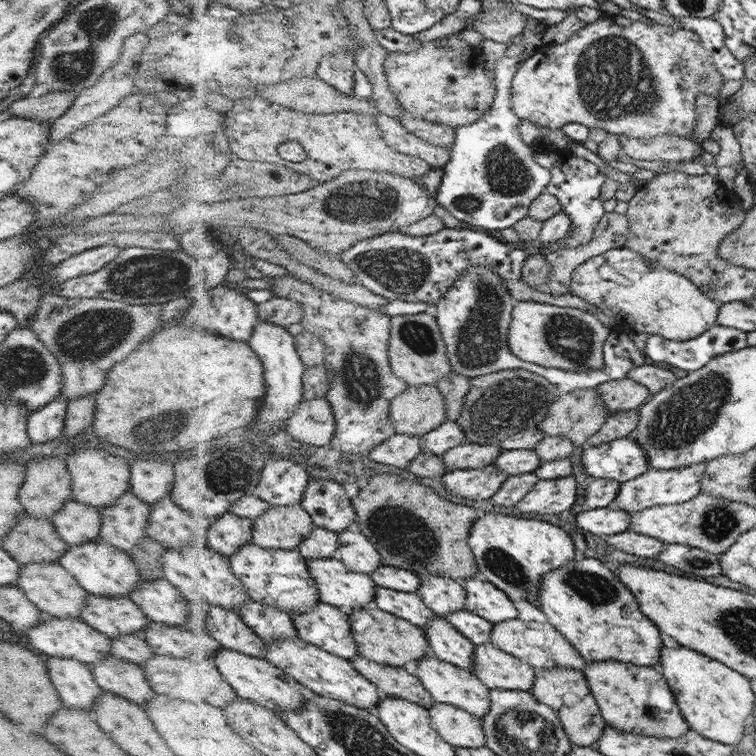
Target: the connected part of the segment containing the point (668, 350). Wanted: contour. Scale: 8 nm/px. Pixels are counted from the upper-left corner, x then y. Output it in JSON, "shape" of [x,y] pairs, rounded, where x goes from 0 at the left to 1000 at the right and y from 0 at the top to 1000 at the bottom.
{"shape":[[[947,429],[915,450],[884,450],[869,442],[858,443],[853,455],[853,468],[869,481],[881,481],[897,489],[919,491],[937,481],[937,478],[946,471],[975,464],[987,458],[985,439]]]}

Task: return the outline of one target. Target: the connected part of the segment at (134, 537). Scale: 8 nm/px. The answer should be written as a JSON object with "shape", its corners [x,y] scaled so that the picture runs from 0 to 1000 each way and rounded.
{"shape":[[[171,646],[167,653],[156,657],[156,661],[131,675],[135,690],[131,708],[132,714],[169,731],[193,709],[190,700],[193,700],[196,687],[198,687],[198,675],[200,668],[185,661]]]}

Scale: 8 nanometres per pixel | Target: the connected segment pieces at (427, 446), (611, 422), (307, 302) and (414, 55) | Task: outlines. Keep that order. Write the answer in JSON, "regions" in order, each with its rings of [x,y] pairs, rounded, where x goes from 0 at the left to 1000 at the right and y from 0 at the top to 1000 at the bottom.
{"regions":[[[[590,556],[583,565],[558,577],[560,598],[587,602],[590,597],[598,595],[614,586],[615,570],[601,556]]],[[[840,541],[823,542],[806,548],[791,571],[778,578],[775,590],[787,591],[811,582],[832,578],[832,574],[843,565],[845,545]]],[[[390,364],[362,366],[357,382],[365,393],[374,392],[393,397],[405,414],[398,427],[402,437],[419,439],[429,448],[433,458],[433,468],[429,475],[439,508],[433,525],[440,534],[446,553],[446,570],[438,589],[462,601],[464,607],[478,611],[485,599],[525,574],[525,565],[519,554],[520,529],[534,521],[542,512],[520,488],[516,471],[517,450],[520,448],[520,419],[513,418],[509,413],[437,389],[413,374],[393,368]]],[[[597,45],[587,48],[585,53],[574,53],[563,56],[556,66],[534,71],[534,69],[519,69],[513,74],[513,85],[511,85],[511,97],[513,97],[513,107],[519,120],[528,128],[530,139],[542,149],[550,152],[556,157],[591,164],[603,171],[606,167],[616,167],[631,159],[638,157],[653,135],[653,124],[656,124],[655,108],[651,108],[635,85],[638,69],[635,63],[627,63],[616,58],[606,50],[604,46]]]]}

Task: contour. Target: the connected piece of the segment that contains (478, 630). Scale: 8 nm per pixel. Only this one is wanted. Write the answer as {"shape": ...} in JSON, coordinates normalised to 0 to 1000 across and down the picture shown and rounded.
{"shape":[[[620,807],[599,810],[590,813],[590,820],[599,827],[611,841],[620,843],[631,854],[632,852],[648,851],[651,845],[652,825],[642,816],[632,815],[631,811]]]}

